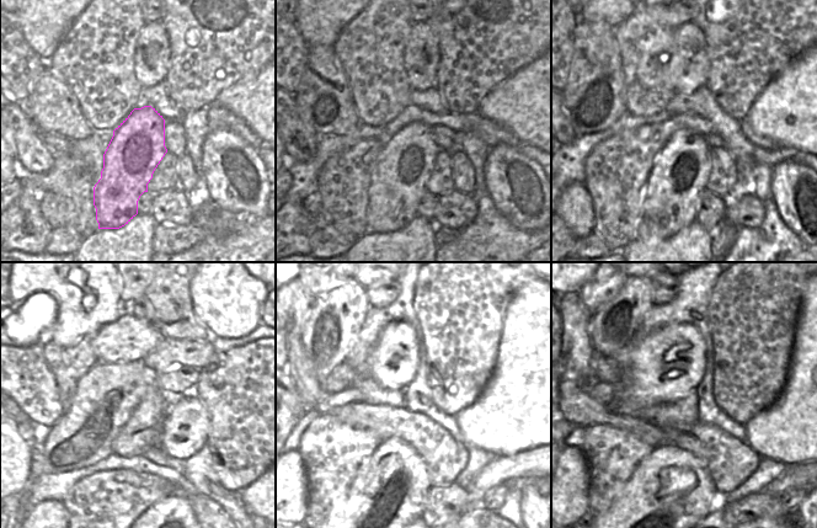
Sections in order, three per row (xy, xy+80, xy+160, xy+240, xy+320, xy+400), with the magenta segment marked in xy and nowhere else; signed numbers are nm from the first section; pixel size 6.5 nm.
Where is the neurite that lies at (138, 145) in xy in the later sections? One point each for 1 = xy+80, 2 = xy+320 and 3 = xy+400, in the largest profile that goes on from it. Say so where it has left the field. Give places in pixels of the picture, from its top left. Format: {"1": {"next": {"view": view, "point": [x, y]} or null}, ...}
{"1": {"next": {"view": "xy+80", "point": [400, 172]}}, "2": {"next": {"view": "xy+320", "point": [399, 485]}}, "3": {"next": {"view": "xy+400", "point": [671, 491]}}}

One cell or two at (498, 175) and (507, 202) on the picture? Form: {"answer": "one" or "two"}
{"answer": "one"}

